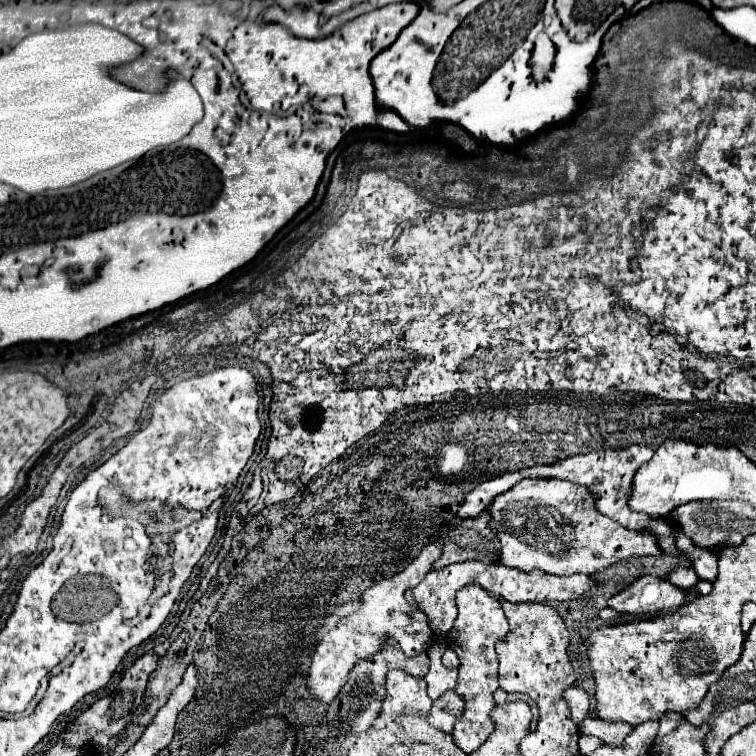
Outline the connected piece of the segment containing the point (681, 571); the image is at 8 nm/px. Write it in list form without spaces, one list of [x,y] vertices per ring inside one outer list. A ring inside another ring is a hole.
[[[678,568],[678,570],[674,570],[666,580],[672,582],[672,584],[676,584],[678,588],[688,590],[688,588],[694,588],[694,586],[698,584],[700,578],[696,576],[694,568]]]

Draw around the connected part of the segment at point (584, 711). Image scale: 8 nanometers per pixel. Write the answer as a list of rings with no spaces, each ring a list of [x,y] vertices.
[[[574,686],[574,690],[566,690],[564,692],[564,698],[570,704],[574,722],[582,724],[582,720],[590,714],[590,696],[586,694],[586,690],[580,688],[580,686]]]

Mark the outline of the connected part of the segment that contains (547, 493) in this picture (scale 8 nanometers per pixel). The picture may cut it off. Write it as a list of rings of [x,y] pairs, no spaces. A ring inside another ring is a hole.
[[[524,478],[510,490],[498,494],[490,502],[488,512],[490,512],[490,528],[500,540],[500,556],[498,556],[500,564],[522,572],[542,570],[554,576],[570,576],[574,572],[594,574],[620,560],[660,552],[654,538],[640,536],[638,532],[628,530],[618,522],[612,522],[608,516],[600,514],[594,508],[592,494],[584,486],[558,480],[558,478]]]

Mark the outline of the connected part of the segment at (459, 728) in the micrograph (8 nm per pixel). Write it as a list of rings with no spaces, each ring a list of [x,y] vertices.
[[[468,584],[456,592],[456,604],[458,604],[458,618],[454,628],[448,634],[448,646],[458,654],[460,658],[460,674],[458,674],[458,684],[456,692],[462,694],[466,700],[466,708],[462,718],[454,724],[454,742],[456,746],[472,754],[494,730],[494,720],[490,712],[494,710],[494,698],[492,692],[496,690],[496,668],[498,668],[498,658],[494,652],[494,644],[504,638],[508,632],[508,620],[500,608],[500,602],[490,596],[486,590],[482,590],[476,584]]]

